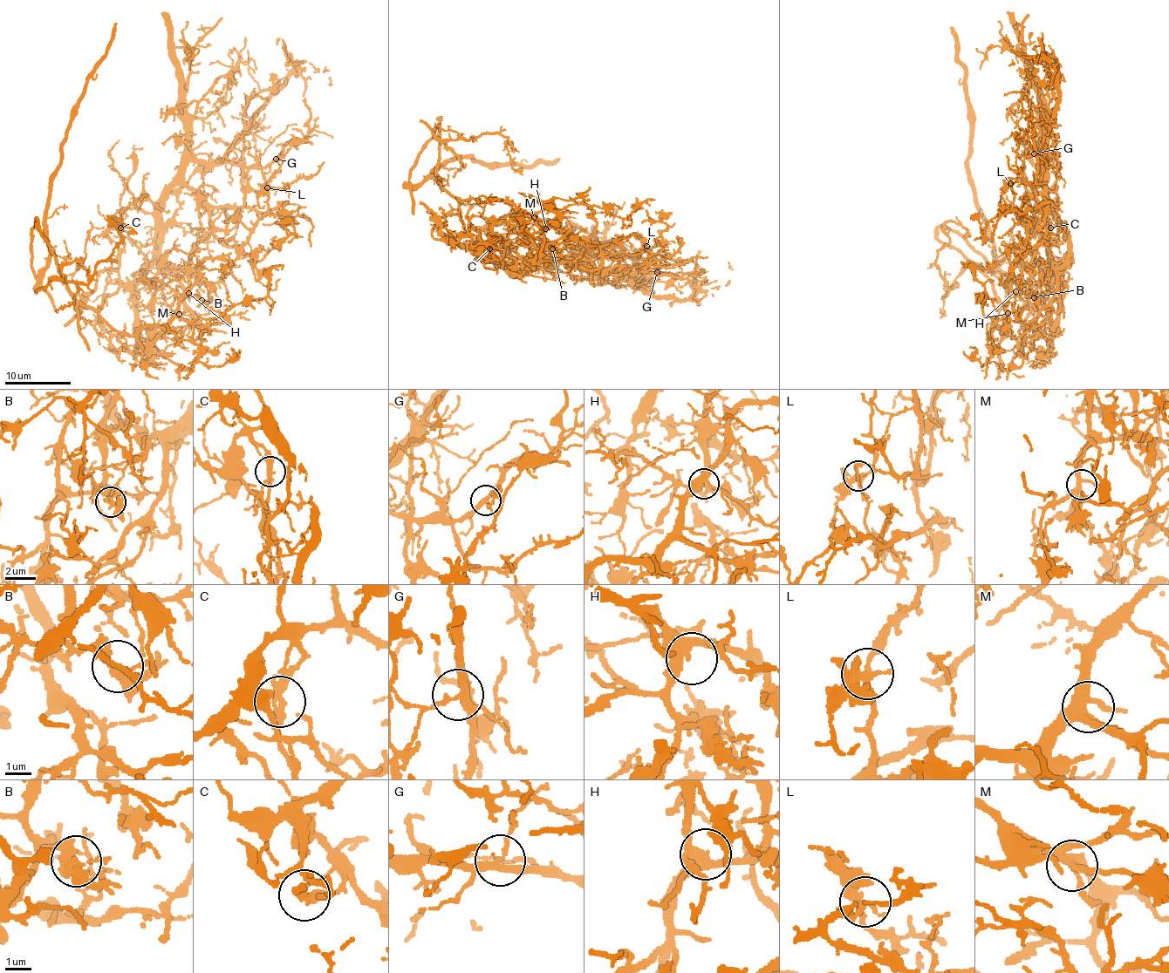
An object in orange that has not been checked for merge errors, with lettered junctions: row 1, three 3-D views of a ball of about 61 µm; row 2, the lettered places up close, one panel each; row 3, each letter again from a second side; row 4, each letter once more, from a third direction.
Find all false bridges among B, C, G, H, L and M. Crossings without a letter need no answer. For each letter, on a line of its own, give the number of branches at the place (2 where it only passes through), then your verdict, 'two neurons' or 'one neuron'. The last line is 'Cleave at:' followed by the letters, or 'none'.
B: branches 4; two neurons
C: branches 3; two neurons
G: branches 3; one neuron
H: branches 4; one neuron
L: branches 4; one neuron
M: branches 5; one neuron
Cleave at: B, C

